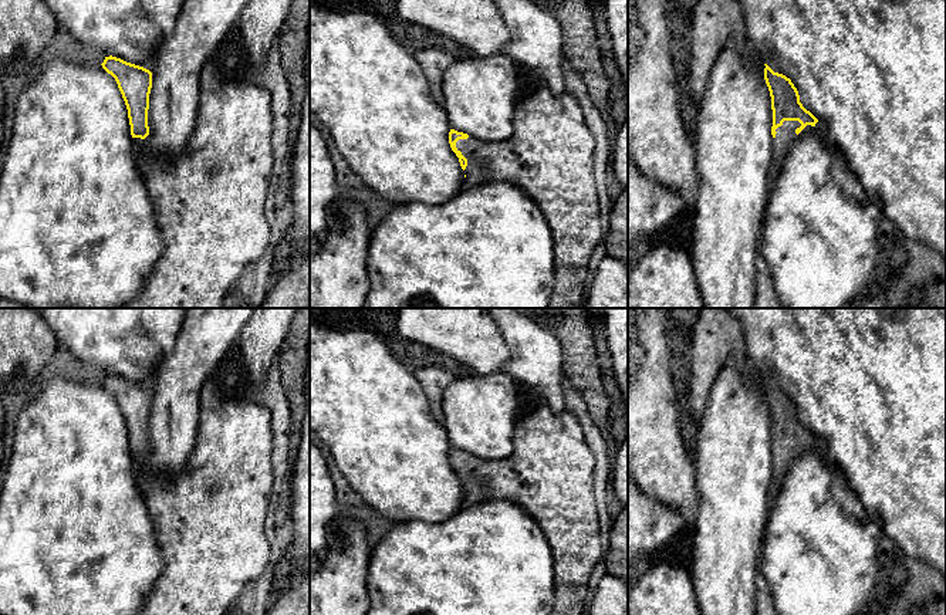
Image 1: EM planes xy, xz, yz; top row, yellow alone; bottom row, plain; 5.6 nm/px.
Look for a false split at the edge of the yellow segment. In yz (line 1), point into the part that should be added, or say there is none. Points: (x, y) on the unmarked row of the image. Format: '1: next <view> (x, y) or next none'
1: next yz (786, 453)

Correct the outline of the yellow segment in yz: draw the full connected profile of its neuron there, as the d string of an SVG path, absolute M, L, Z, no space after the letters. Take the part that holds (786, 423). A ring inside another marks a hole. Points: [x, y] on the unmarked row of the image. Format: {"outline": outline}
{"outline": "M767 382L764 383L764 398L771 415L771 453L774 456L774 474L767 501L768 514L776 506L784 476L795 459L810 450L815 450L825 459L830 456L825 442L817 437L800 420L798 409L791 398L783 392L774 391Z"}

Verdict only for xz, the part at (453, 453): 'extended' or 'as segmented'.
extended

